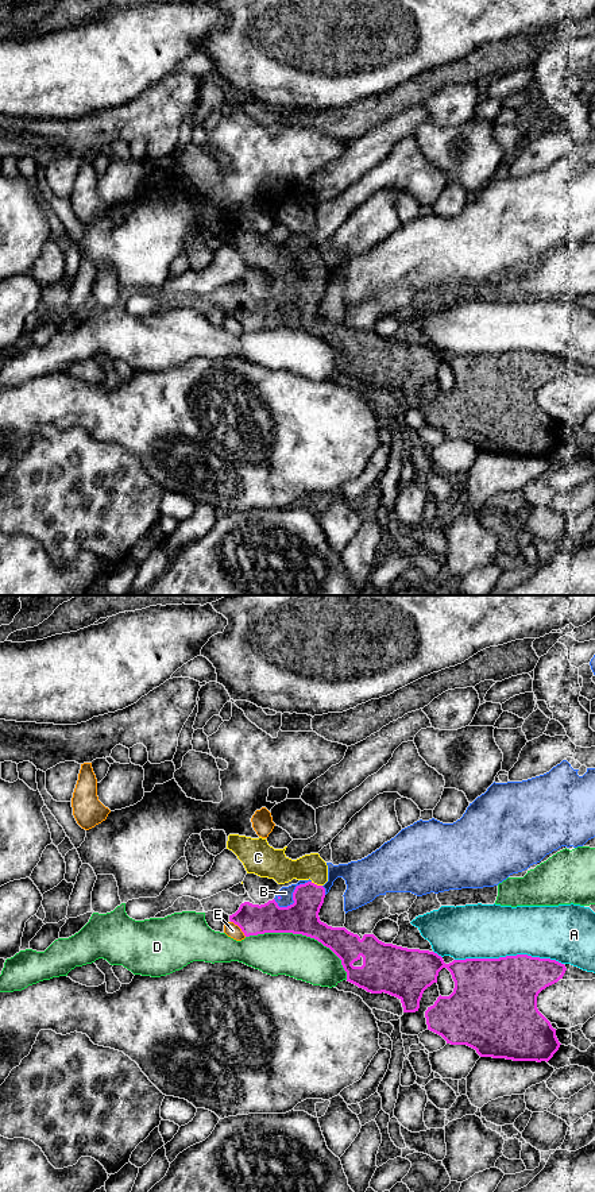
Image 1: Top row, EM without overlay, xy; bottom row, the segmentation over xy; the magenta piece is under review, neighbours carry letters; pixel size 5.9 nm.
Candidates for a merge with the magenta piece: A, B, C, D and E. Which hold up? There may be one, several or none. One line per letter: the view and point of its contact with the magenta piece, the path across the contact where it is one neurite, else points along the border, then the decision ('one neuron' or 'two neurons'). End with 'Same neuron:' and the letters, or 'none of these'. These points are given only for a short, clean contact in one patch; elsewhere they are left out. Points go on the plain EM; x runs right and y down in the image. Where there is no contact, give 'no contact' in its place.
A: contact xy (509, 351); two neurons
B: contact xy (293, 292); two neurons
C: contact xy (316, 280); way xy (301, 312), (316, 280), (305, 265), (282, 265); one neuron
D: contact xy (302, 330); two neurons
E: contact xy (239, 321); border xy (231, 316), (246, 331); two neurons
Same neuron: C

